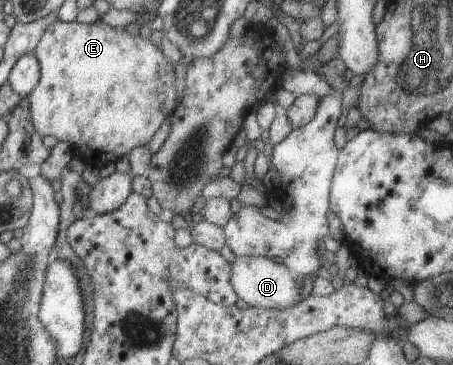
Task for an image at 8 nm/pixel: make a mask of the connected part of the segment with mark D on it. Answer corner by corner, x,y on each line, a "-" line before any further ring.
235,256
230,263
229,284
237,298
248,306
283,310
300,301
299,287
289,271
278,261
260,256

